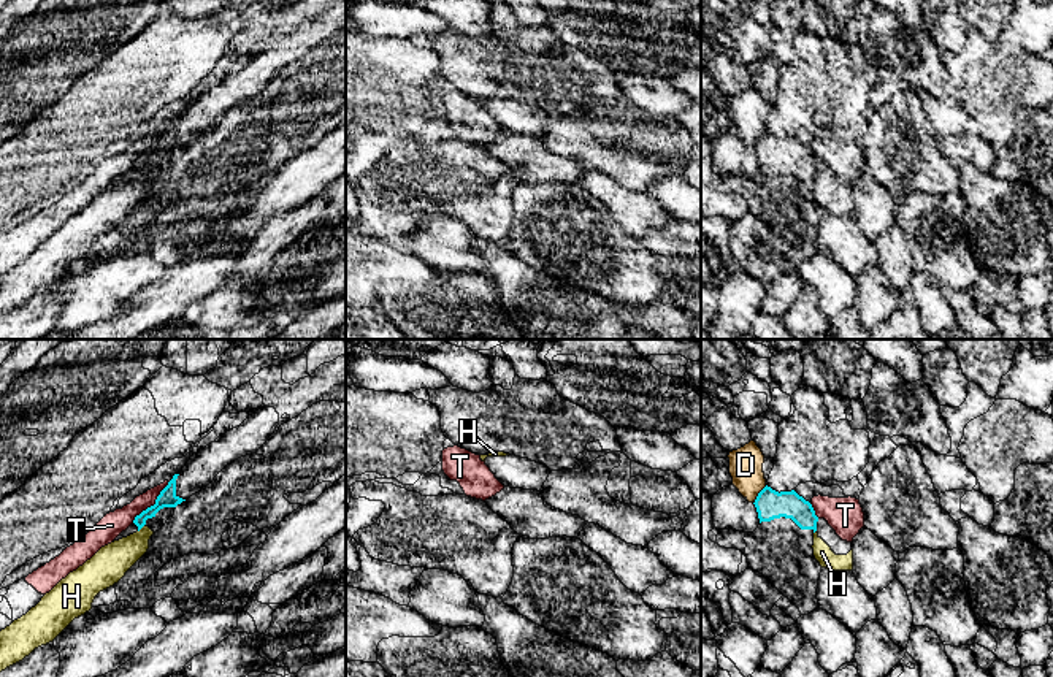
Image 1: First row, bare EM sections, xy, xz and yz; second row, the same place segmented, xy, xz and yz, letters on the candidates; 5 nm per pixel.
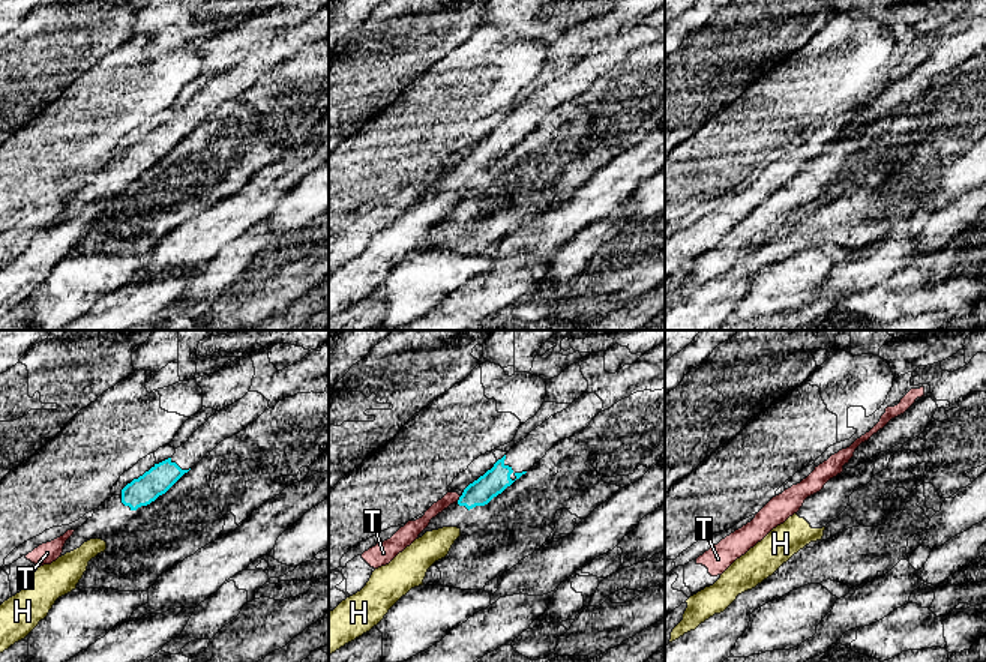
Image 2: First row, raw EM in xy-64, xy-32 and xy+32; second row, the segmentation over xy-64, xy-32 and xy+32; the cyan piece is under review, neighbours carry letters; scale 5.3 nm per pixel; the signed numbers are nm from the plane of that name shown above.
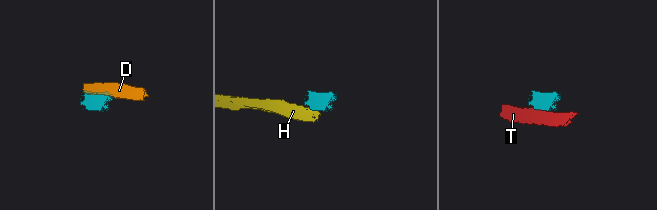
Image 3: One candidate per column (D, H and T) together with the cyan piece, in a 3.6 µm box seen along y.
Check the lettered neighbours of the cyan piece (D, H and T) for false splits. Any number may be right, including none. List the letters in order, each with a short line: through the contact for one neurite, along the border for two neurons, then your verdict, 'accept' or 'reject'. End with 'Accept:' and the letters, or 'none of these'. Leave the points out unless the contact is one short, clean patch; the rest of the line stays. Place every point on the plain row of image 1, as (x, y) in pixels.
D: reject
H: reject
T: xy (168, 127), (156, 146), (132, 167) | reject
Accept: none of these

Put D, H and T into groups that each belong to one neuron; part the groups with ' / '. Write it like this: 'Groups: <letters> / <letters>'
Groups: D / H / T

